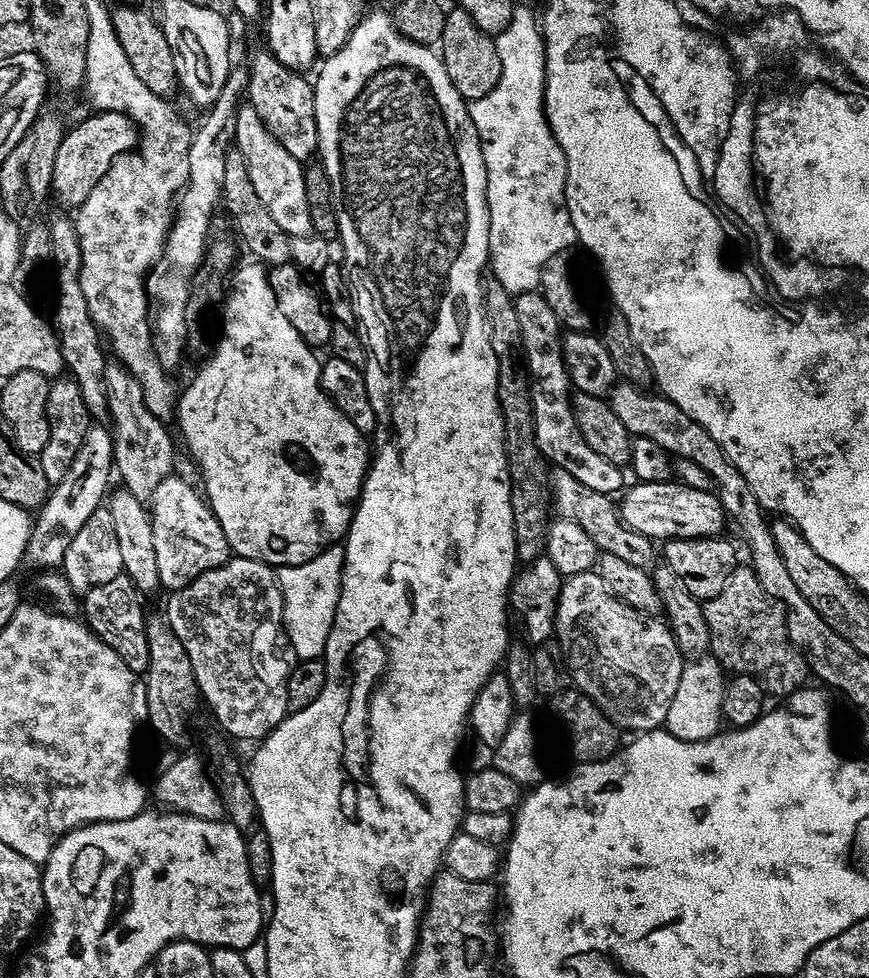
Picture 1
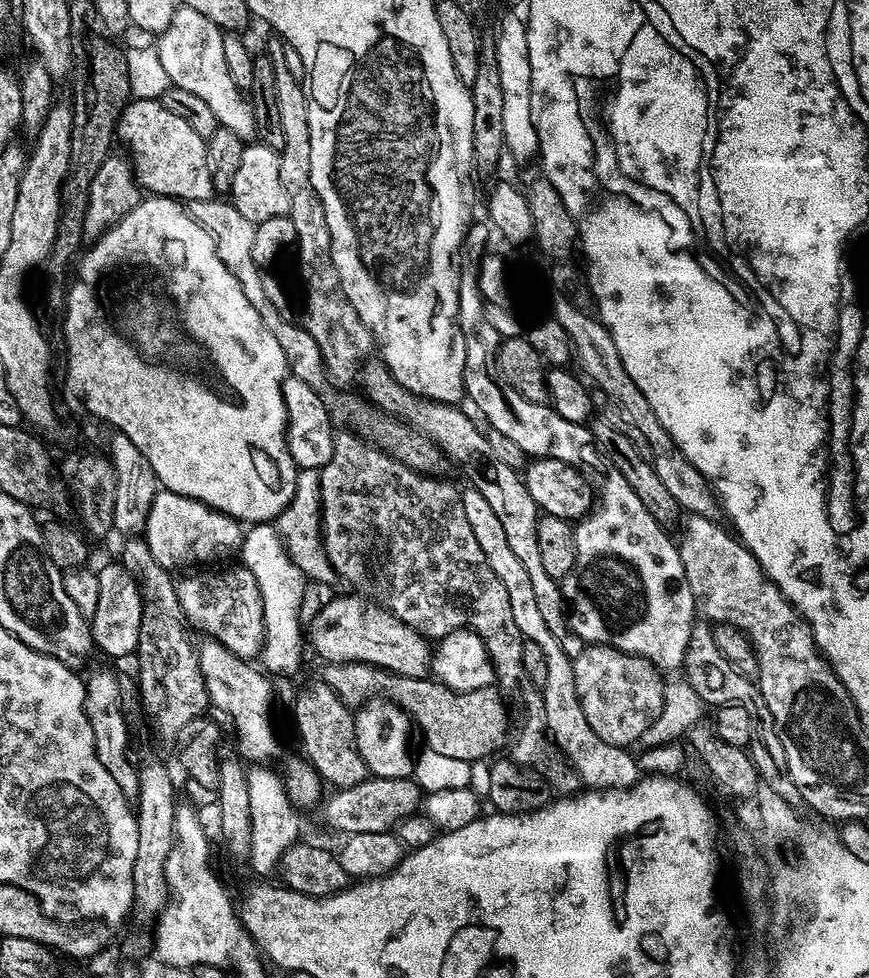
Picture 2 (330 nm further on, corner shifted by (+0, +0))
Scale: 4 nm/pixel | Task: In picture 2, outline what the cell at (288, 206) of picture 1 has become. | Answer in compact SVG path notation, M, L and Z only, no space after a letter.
M180 6L175 9L164 32L155 37L154 49L162 69L166 70L166 74L169 75L171 87L190 90L190 94L202 98L202 102L206 102L206 106L210 106L219 127L232 130L240 140L248 142L257 135L254 114L245 93L234 82L234 78L230 78L230 70L226 67L226 50L222 50L223 41L224 32L214 22L210 22L210 18L206 18L206 14L198 14L198 10Z

